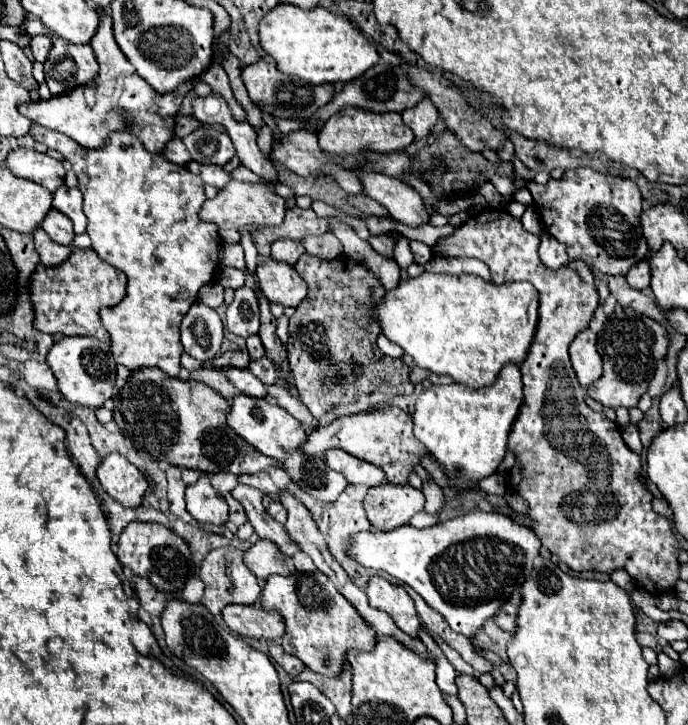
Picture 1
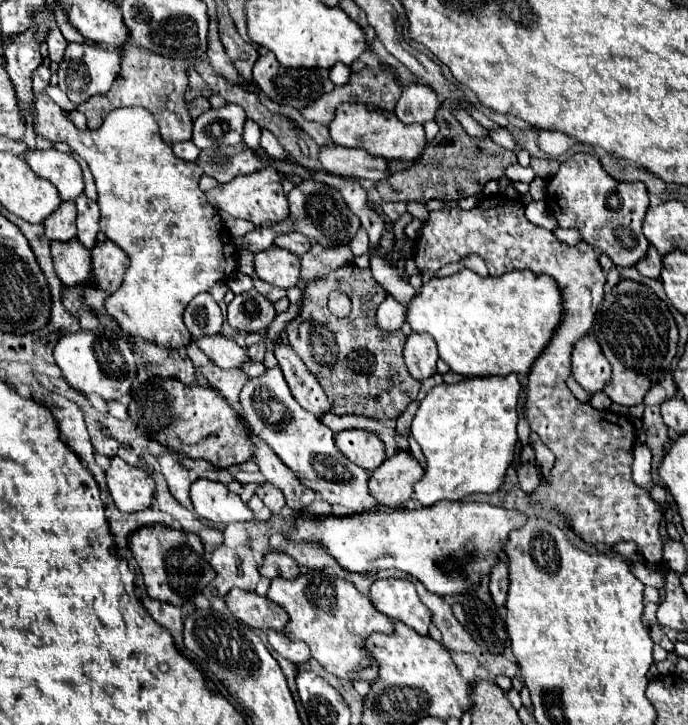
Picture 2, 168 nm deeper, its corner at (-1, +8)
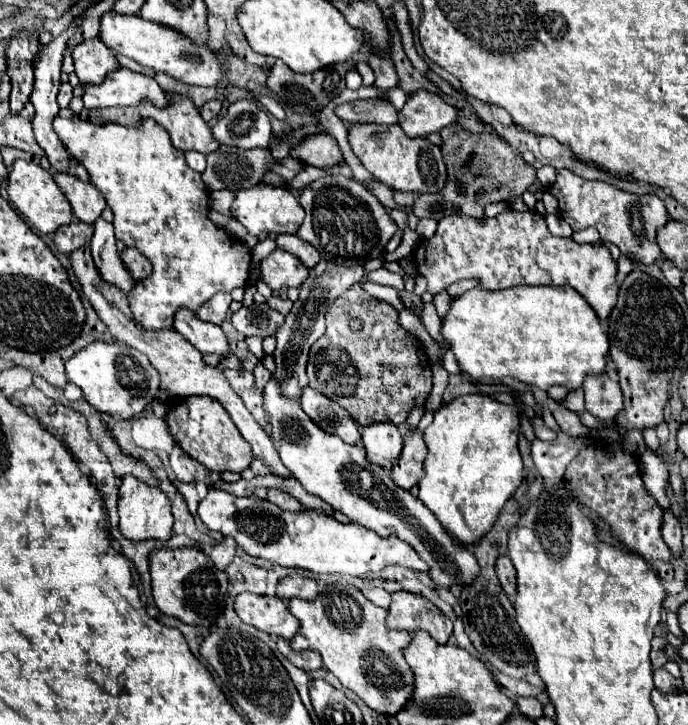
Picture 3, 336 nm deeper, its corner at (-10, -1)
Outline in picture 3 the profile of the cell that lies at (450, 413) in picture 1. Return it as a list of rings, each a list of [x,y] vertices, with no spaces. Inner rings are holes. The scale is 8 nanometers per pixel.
[[[462,395],[446,403],[434,413],[432,425],[424,431],[428,457],[424,461],[426,475],[420,479],[420,499],[438,517],[438,521],[454,533],[462,543],[478,541],[496,521],[504,503],[522,483],[522,459],[518,451],[518,409],[500,403],[488,395]]]

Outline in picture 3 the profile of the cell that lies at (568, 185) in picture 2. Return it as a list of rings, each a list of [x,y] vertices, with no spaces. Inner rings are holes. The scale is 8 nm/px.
[[[570,169],[558,171],[558,179],[548,191],[558,199],[558,215],[572,227],[572,231],[582,231],[586,227],[596,227],[600,239],[618,245],[620,253],[636,263],[652,265],[662,257],[656,243],[656,229],[668,223],[668,213],[656,195],[634,195],[616,189],[604,181],[588,181]]]

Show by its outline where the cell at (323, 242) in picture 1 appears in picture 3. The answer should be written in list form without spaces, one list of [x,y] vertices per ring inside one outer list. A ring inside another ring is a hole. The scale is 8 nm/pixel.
[[[318,263],[316,267],[310,269],[310,277],[304,281],[300,287],[300,297],[294,303],[292,311],[286,315],[284,325],[280,331],[276,331],[276,351],[274,351],[274,361],[276,361],[276,379],[282,385],[284,395],[300,401],[300,391],[302,387],[308,385],[306,377],[306,361],[308,361],[308,351],[316,339],[324,335],[324,313],[332,305],[336,297],[340,297],[344,291],[348,291],[354,283],[364,279],[364,267],[354,265],[336,265],[336,263]]]

